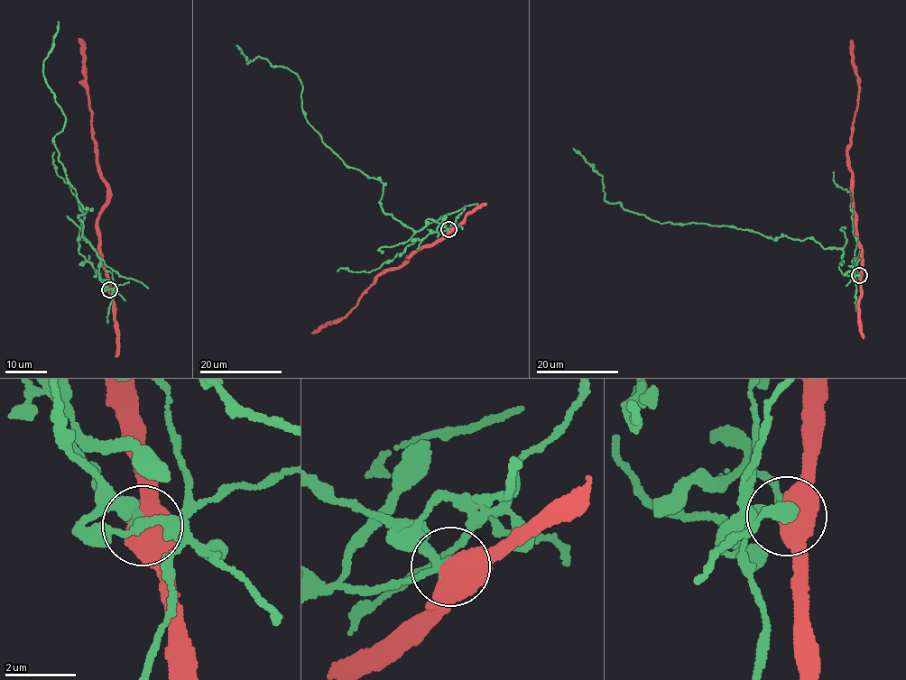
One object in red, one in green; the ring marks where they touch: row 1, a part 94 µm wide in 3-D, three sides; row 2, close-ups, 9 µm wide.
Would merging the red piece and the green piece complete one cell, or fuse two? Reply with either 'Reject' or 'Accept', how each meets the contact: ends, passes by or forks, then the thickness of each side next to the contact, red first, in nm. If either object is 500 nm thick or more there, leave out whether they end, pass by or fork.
Reject. At the ring red forks. At the ring green passes by. Thickness 480 nm (red) against 200 nm

